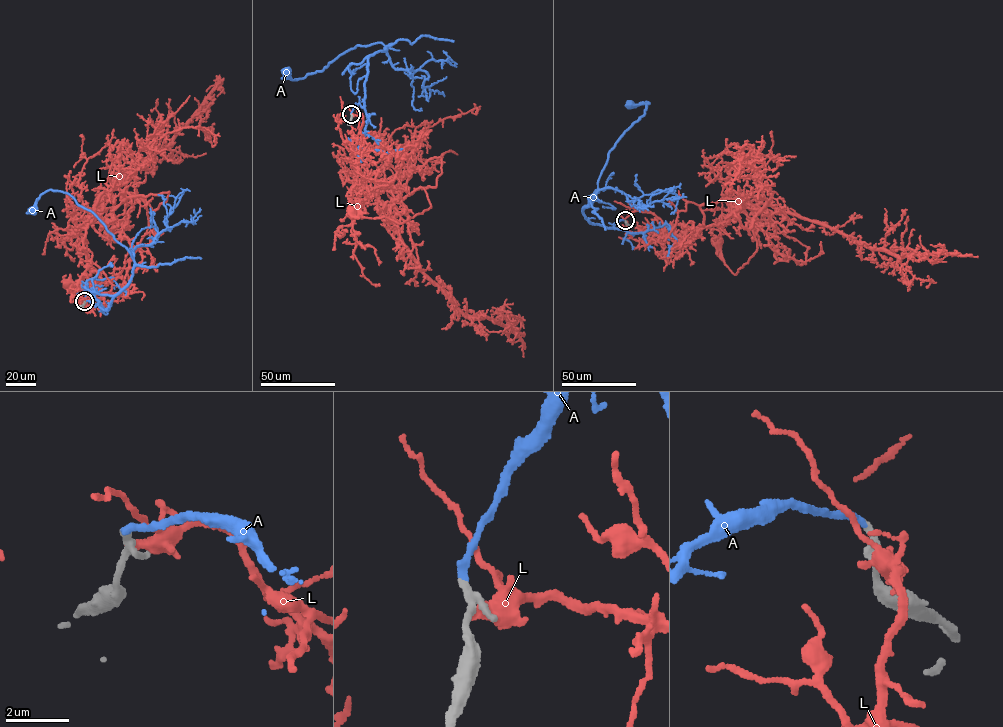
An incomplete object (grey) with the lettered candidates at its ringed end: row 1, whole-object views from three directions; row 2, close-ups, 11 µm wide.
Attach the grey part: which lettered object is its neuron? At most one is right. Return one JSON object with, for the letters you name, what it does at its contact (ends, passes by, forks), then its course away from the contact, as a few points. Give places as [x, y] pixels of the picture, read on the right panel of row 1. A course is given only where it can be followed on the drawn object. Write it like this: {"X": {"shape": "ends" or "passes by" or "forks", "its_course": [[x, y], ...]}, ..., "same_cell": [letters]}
{"A": {"shape": "ends", "its_course": [[625, 220], [610, 228], [590, 222], [582, 210], [592, 202], [610, 151], [649, 103], [631, 105]]}, "same_cell": ["A"]}

